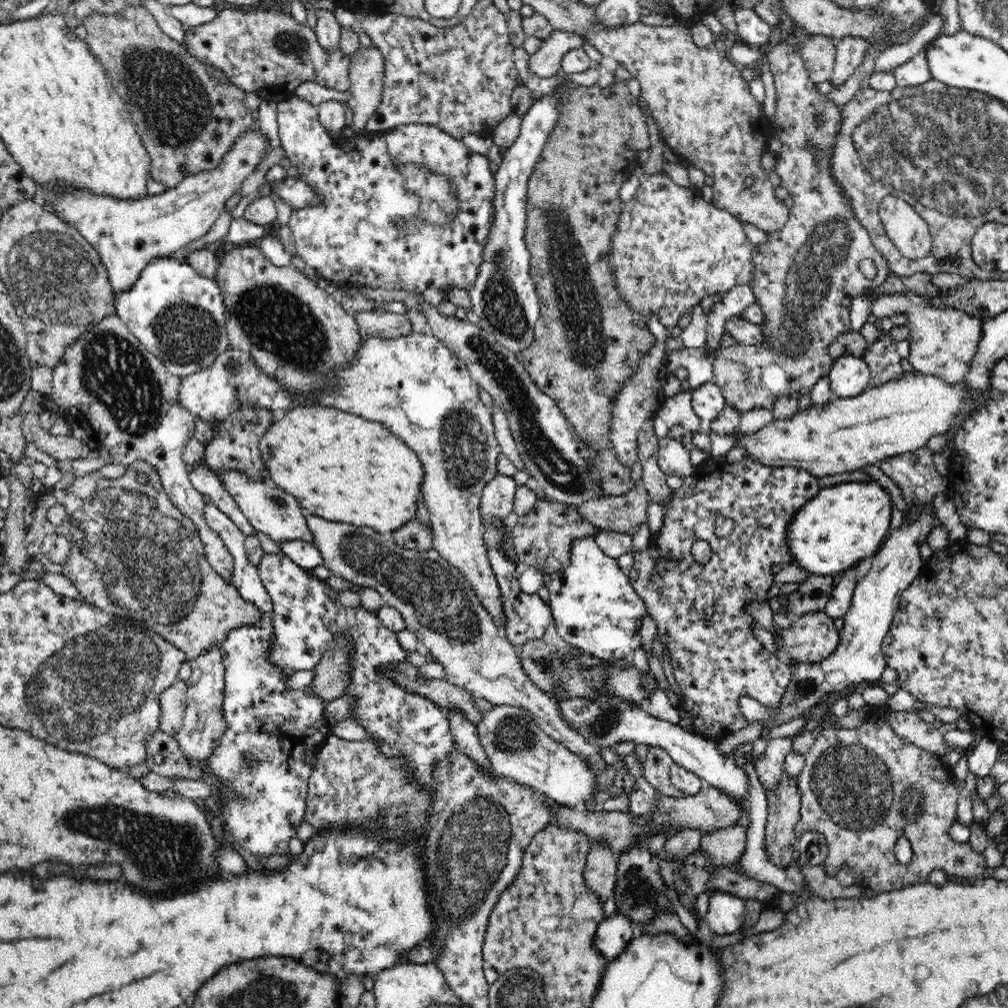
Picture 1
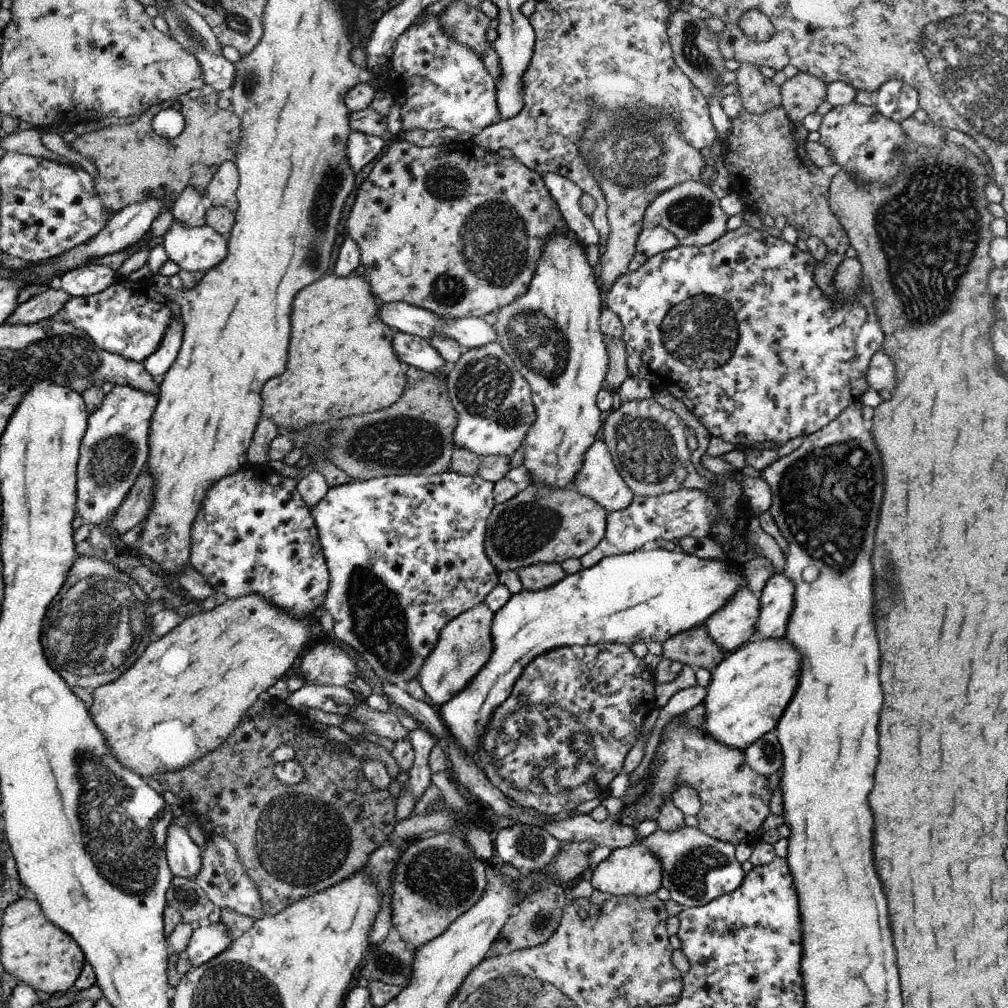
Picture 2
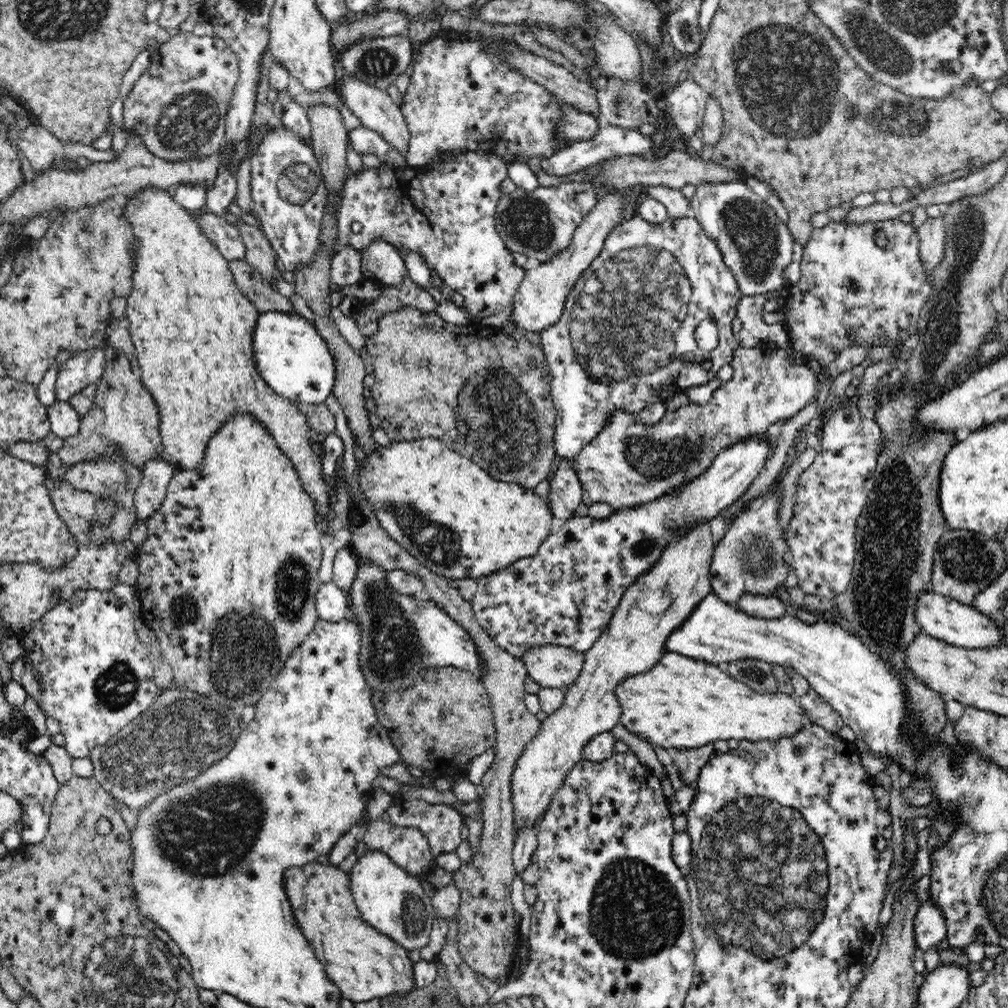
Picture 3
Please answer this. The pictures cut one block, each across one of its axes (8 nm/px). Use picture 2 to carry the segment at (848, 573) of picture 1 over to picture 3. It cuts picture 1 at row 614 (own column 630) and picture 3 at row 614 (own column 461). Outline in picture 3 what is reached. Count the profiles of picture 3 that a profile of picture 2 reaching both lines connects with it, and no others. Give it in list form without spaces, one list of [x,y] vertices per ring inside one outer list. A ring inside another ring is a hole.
[[[746,593],[738,599],[737,609],[754,617],[778,618],[792,612],[792,605],[783,595],[765,597]]]

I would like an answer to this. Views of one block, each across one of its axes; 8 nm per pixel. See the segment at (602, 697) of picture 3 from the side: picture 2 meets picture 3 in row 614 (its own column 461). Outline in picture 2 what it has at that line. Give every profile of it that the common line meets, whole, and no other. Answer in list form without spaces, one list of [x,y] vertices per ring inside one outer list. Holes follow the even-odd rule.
[[[484,602],[447,622],[440,631],[436,648],[426,657],[419,670],[419,683],[432,704],[442,706],[447,700],[455,697],[479,673],[492,654],[492,621],[493,610]]]

